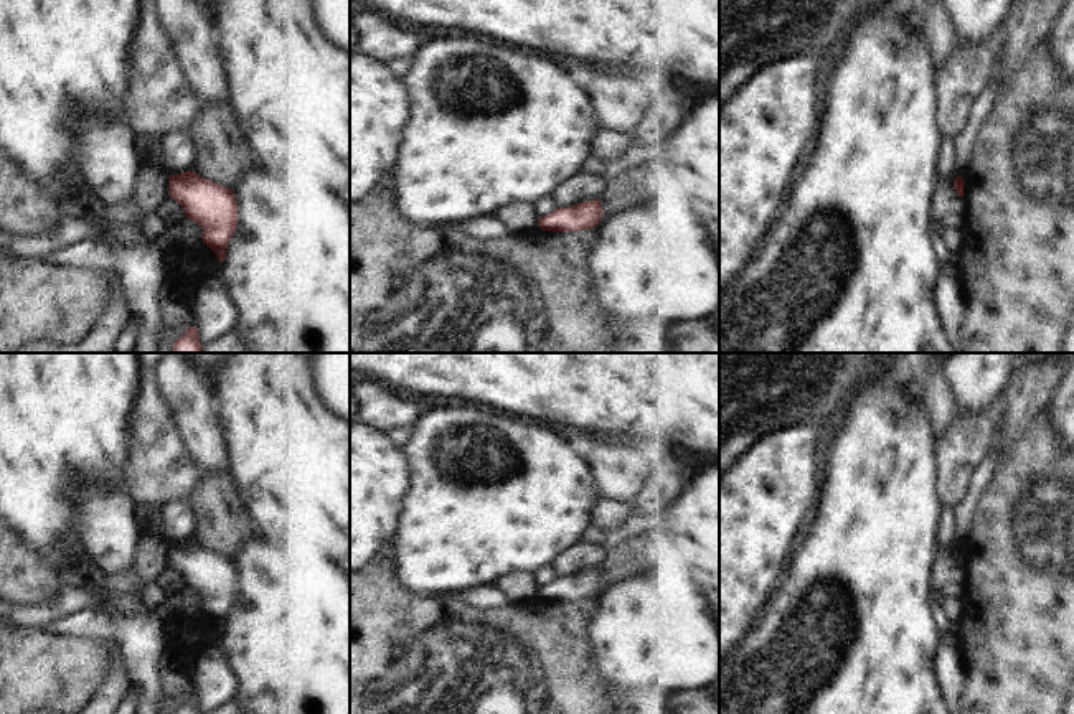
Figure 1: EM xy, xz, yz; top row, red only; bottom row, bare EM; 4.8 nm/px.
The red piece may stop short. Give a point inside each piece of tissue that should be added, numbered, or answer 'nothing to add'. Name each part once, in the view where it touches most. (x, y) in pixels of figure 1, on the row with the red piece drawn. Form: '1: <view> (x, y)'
nothing to add

